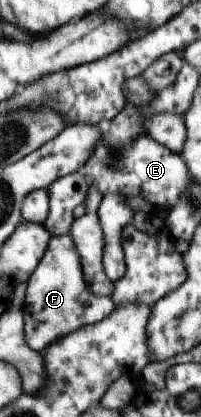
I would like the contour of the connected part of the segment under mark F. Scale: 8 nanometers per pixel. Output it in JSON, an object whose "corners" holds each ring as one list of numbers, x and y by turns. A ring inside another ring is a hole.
{"corners":[[69,234,49,239,45,254,25,284,23,304,26,306,27,312,21,313,24,316,23,330,26,345,34,351,42,351,53,341,60,339,63,335,75,332,79,327,101,322,113,310,114,305,109,297,95,296,87,290,81,263]]}

